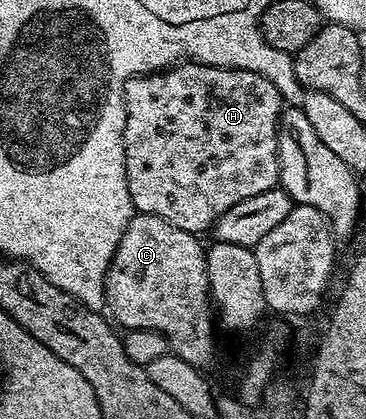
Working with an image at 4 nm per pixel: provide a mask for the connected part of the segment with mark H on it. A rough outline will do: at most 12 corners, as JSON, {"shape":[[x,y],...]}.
{"shape":[[124,82],[133,208],[201,233],[277,186],[278,89]]}

